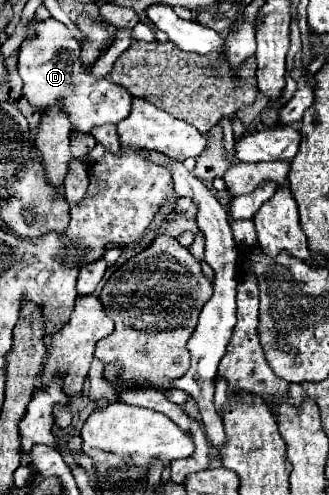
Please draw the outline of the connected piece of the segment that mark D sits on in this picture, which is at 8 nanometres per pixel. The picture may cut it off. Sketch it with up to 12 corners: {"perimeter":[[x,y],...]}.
{"perimeter":[[29,22],[23,94],[71,132],[129,116],[131,94],[97,78],[65,24]]}

